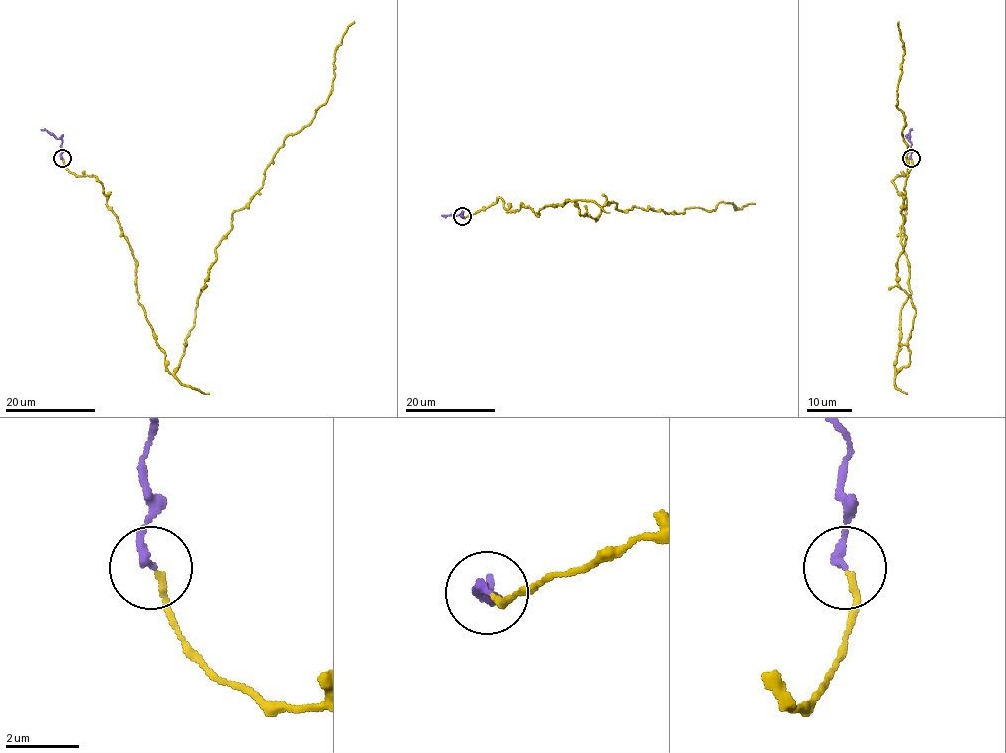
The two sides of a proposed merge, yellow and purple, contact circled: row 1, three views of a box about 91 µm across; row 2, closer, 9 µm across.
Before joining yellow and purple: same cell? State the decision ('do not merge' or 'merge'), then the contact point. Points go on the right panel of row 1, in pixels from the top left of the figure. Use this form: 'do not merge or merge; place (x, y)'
merge; place (911, 158)

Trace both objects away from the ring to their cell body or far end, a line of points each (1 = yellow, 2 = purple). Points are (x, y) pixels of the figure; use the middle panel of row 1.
1: (462, 217), (500, 197), (506, 212), (538, 217), (573, 201), (595, 221), (609, 202), (666, 213), (754, 204)
2: (462, 217), (441, 215)

